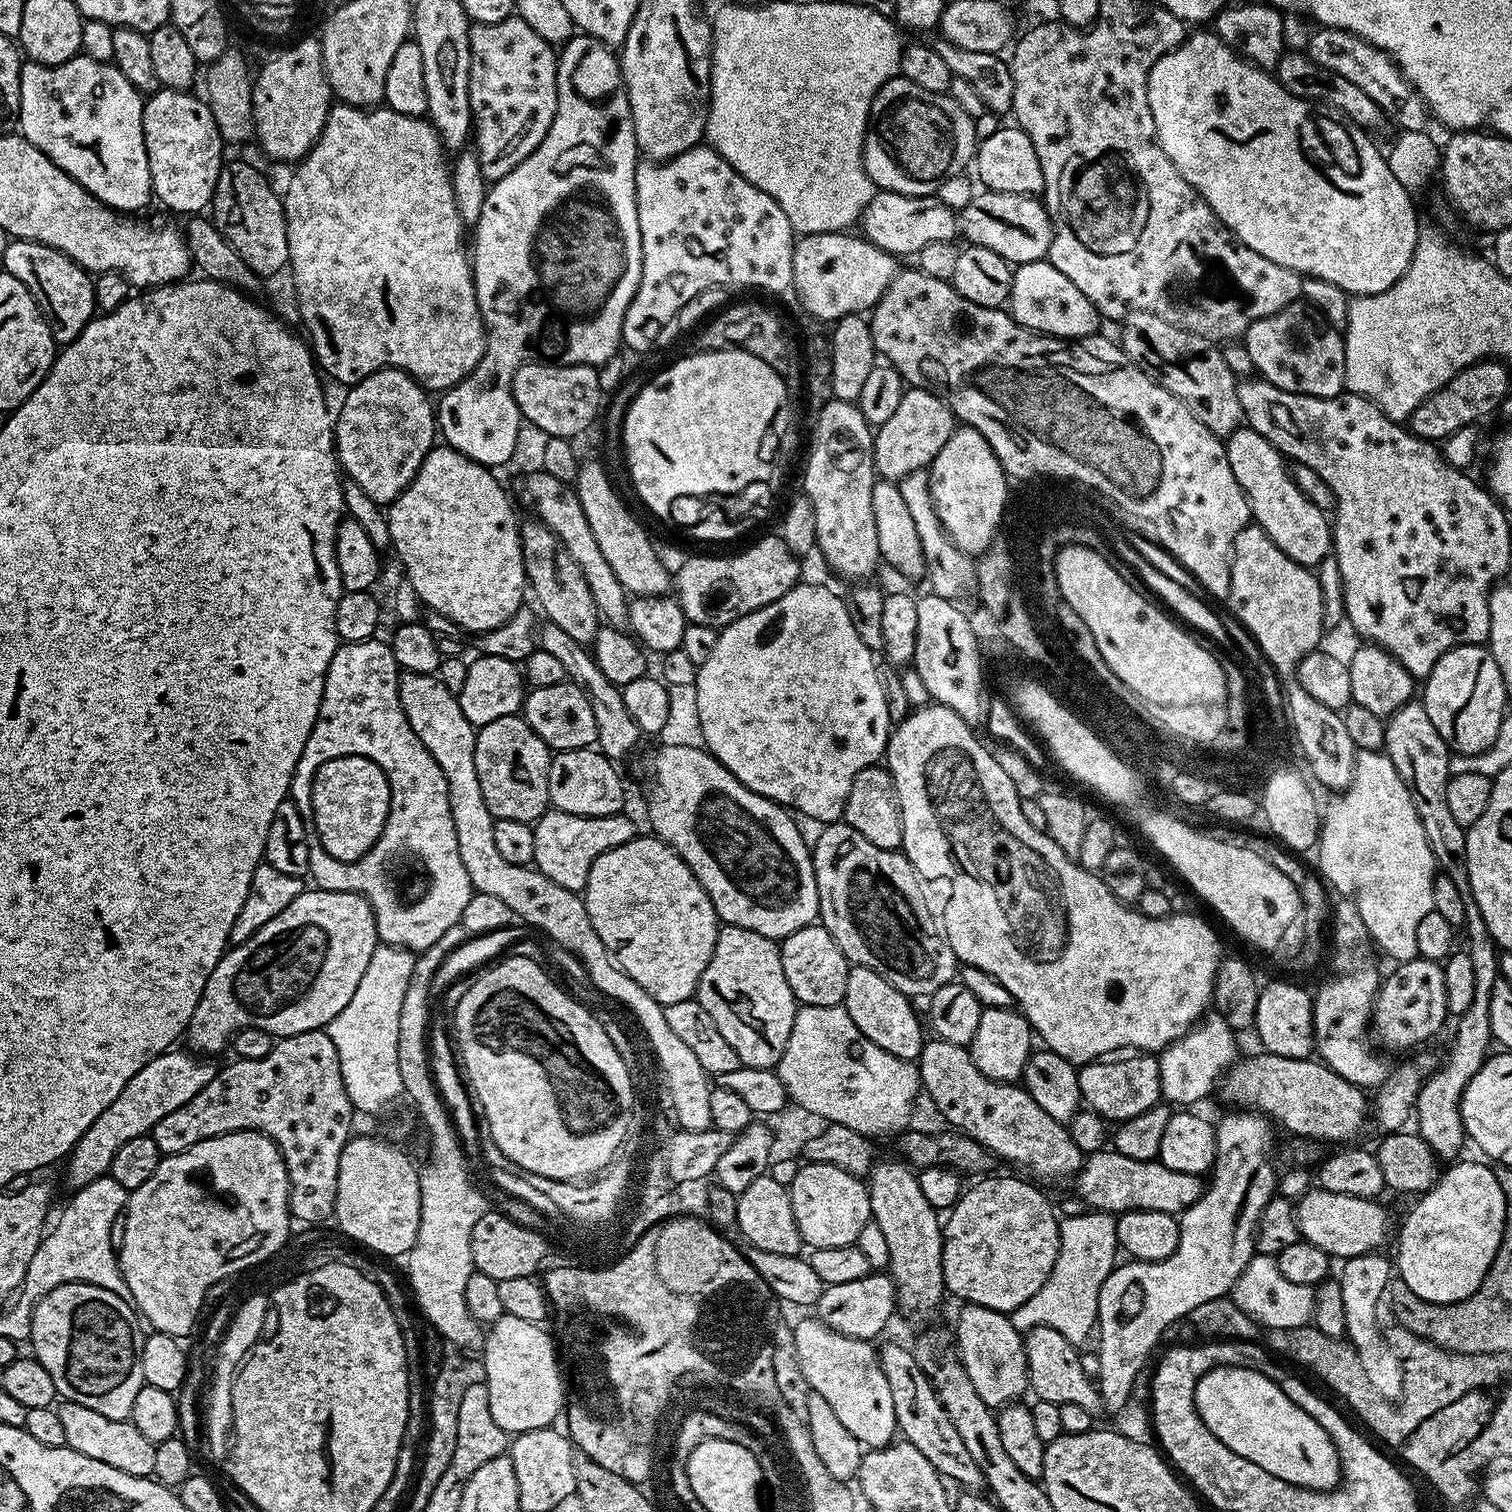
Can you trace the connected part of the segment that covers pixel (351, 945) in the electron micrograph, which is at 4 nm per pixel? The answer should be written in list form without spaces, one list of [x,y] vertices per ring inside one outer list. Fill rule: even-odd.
[[[305,890],[290,902],[285,912],[278,914],[278,918],[270,918],[245,944],[225,951],[218,966],[214,966],[188,1023],[187,1047],[196,1054],[220,1052],[244,1028],[266,1030],[273,1038],[323,1029],[354,998],[354,990],[358,990],[358,982],[362,982],[362,974],[370,966],[370,954],[374,954],[377,943],[376,913],[365,896],[357,892]]]

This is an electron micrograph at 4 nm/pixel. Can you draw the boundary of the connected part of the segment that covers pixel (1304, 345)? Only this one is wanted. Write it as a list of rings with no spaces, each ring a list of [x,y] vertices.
[[[1307,302],[1288,304],[1282,310],[1270,314],[1266,318],[1255,320],[1244,332],[1242,343],[1249,351],[1255,371],[1263,379],[1282,390],[1322,398],[1339,396],[1341,392],[1345,391],[1346,354],[1341,329],[1329,324],[1328,319],[1313,304]]]

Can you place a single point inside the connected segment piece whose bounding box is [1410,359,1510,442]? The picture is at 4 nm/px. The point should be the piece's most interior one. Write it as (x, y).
(1476, 391)

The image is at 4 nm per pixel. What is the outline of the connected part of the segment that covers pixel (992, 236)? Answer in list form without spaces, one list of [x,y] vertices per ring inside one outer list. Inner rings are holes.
[[[977,191],[976,197],[958,213],[958,232],[965,236],[969,245],[977,244],[986,250],[994,250],[994,254],[1002,254],[1009,264],[1019,266],[1026,262],[1043,260],[1047,257],[1048,247],[1052,241],[1052,220],[1048,216],[1048,209],[1036,196],[1019,196],[1005,192]]]

